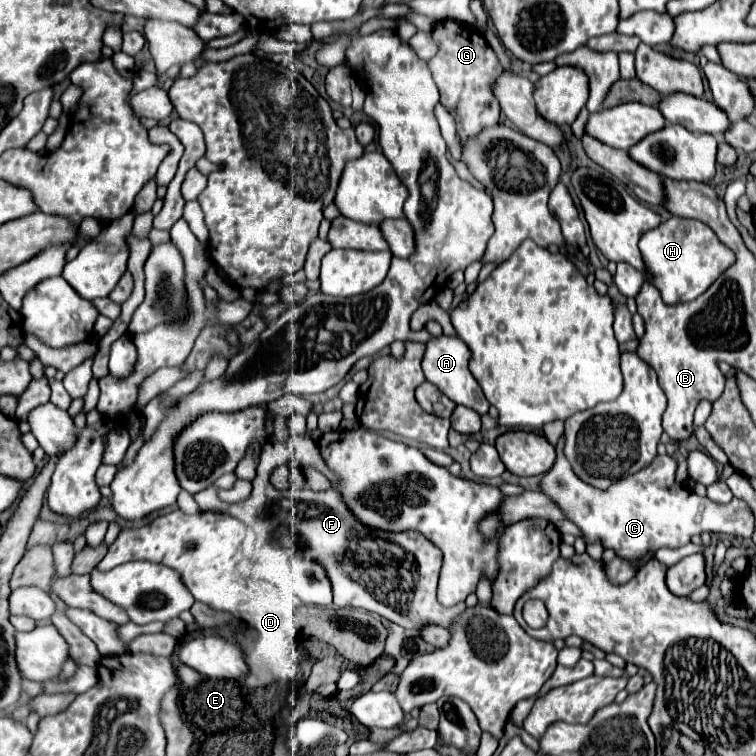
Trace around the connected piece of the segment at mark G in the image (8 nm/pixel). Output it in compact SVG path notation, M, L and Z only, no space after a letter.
M442 20L432 26L430 34L438 44L438 52L428 60L428 68L432 70L432 78L440 90L440 104L454 116L458 140L464 146L468 138L480 134L480 130L498 124L500 104L494 98L490 84L500 76L502 66L496 52L474 26L456 20Z

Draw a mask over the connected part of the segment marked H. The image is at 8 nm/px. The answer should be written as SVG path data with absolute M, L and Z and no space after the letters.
M672 216L658 228L648 230L640 238L640 252L648 270L646 282L658 288L668 306L696 300L736 260L732 250L728 250L704 222L680 216Z

